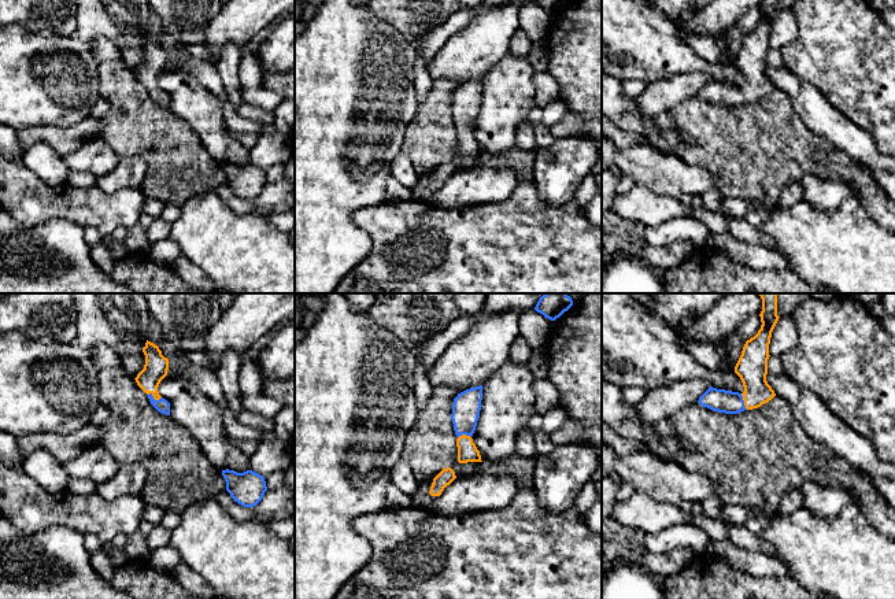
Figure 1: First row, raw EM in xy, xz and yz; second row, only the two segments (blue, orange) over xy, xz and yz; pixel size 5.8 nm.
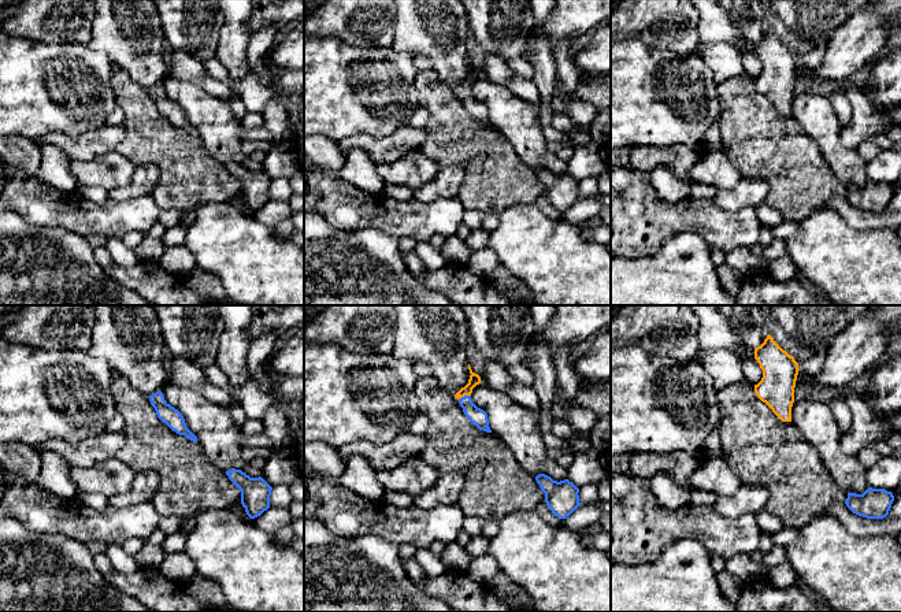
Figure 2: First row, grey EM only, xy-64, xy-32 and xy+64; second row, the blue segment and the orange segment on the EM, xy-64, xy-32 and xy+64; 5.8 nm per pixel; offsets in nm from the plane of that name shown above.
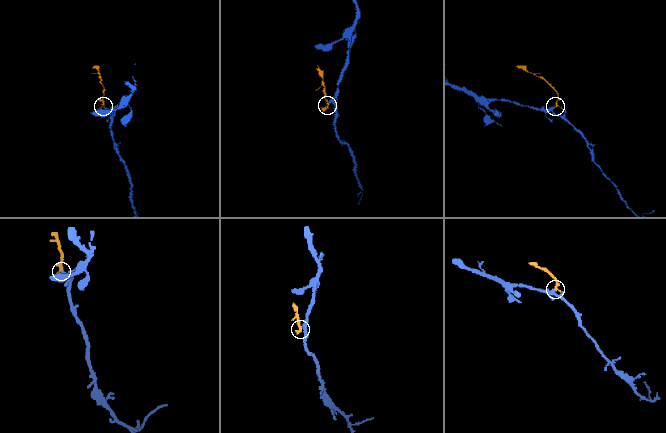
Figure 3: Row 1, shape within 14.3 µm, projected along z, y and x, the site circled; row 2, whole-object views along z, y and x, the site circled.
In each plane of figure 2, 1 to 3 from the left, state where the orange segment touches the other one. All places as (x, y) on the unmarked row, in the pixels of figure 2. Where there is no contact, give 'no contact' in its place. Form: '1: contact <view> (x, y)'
1: no contact
2: contact xy-32 (464, 89)
3: no contact

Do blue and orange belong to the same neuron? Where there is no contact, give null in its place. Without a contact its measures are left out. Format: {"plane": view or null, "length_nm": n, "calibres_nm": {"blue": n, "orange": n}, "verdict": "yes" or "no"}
{"plane": "xy", "length_nm": 80, "calibres_nm": {"blue": 80, "orange": 140}, "verdict": "yes"}

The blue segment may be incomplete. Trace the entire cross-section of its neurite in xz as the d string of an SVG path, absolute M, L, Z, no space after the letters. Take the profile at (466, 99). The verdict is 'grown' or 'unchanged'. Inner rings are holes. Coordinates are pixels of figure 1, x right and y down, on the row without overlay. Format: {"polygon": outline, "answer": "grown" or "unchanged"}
{"polygon": "M482 78L466 82L454 92L451 112L456 127L458 155L482 155L473 136L482 93Z", "answer": "grown"}

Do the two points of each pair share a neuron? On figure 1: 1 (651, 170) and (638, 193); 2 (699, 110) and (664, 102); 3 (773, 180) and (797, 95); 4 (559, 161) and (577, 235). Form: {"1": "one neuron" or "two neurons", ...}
{"1": "two neurons", "2": "two neurons", "3": "two neurons", "4": "two neurons"}

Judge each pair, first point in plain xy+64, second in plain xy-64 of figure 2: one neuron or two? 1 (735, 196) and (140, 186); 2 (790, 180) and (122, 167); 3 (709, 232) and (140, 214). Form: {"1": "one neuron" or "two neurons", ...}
{"1": "one neuron", "2": "two neurons", "3": "one neuron"}

